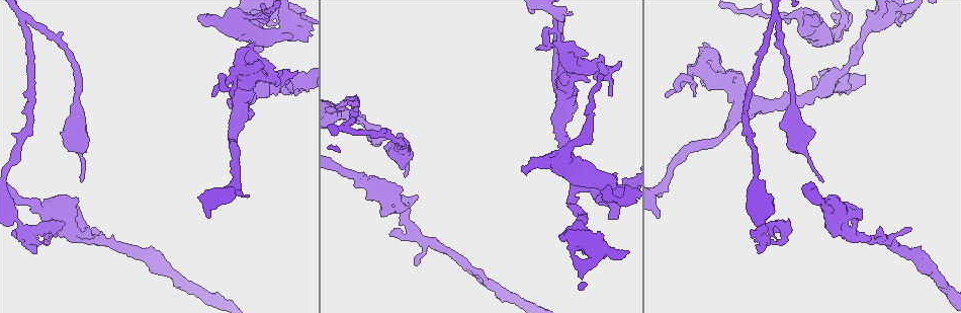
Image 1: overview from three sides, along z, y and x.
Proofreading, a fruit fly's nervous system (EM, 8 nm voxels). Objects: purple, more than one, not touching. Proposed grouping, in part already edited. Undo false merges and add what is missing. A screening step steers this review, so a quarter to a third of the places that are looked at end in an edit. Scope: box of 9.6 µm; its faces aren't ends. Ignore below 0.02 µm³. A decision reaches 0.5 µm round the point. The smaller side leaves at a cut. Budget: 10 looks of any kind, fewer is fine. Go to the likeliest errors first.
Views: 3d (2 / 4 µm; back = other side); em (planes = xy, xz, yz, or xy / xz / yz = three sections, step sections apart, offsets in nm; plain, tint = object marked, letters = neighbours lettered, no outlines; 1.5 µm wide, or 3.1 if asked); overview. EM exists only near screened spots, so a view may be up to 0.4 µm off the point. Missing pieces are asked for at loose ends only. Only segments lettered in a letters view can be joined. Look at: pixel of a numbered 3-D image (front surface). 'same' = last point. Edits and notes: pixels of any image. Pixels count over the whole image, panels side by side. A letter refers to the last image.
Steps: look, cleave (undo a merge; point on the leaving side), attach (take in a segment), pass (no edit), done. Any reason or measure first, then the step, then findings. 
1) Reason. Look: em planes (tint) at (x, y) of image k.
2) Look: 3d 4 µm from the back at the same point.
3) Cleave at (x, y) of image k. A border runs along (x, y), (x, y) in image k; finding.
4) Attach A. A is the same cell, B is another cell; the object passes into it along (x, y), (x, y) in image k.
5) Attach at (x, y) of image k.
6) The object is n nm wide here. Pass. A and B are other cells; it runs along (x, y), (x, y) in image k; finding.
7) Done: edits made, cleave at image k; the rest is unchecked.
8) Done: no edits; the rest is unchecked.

Sharp bend. Look: 3d 4 µm at (835, 33) of image 1.

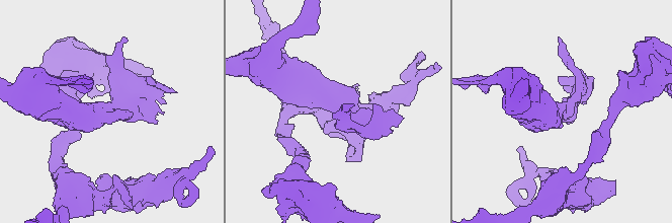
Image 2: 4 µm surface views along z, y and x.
Shape alone is not enough. Look: em xz step 4 (tint) at (568, 111) of image 2.

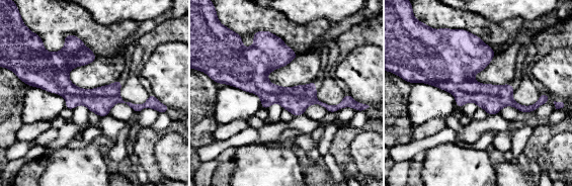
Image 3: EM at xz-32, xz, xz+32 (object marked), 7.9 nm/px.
What lies round it. Look: em xz step 4 (letters) at the same point.

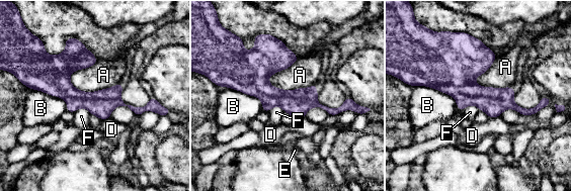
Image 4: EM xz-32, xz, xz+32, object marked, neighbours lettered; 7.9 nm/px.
The object is 220 nm wide here. Pass. A, B, D, E and F are other cells; it runs along (229, 82), (329, 110), (348, 102) in image 4; all the same cell.

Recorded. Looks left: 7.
Tapers out. Look: em planes (letters) at (536, 49) of image 1.

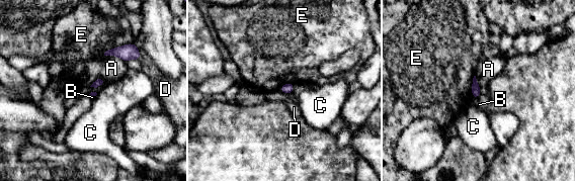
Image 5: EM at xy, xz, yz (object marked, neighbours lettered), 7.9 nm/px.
Pass. A, B, C, D and E are other cells; a border runs along (478, 96), (474, 98) in image 5; no lettered segment goes on from it.

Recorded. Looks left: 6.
Look: em yz step 8 (tint) at (415, 264) of image 1.

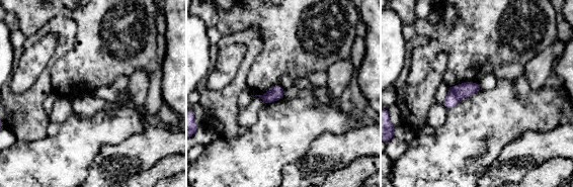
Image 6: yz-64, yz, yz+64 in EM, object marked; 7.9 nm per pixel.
Look: em planes (letters) at the same point.

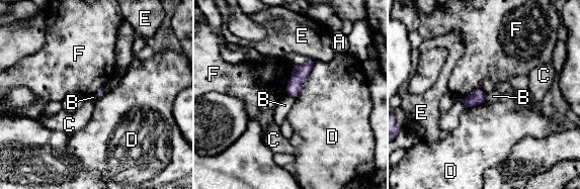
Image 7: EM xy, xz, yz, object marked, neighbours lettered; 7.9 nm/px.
Pass. A, B, C, D, E and F are other cells; no lettered segment goes on from it.

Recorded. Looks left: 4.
Sharp bend. Look: 3d 4 µm at (909, 13) of image 1.

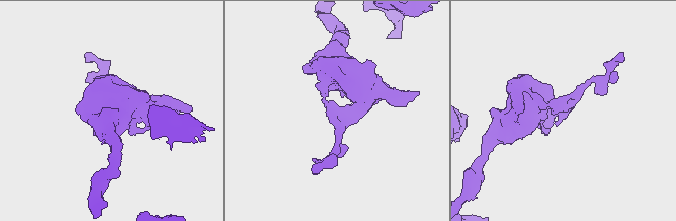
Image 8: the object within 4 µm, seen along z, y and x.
Look: em 3.1 µm planes (tint) at (353, 111) of image 8.

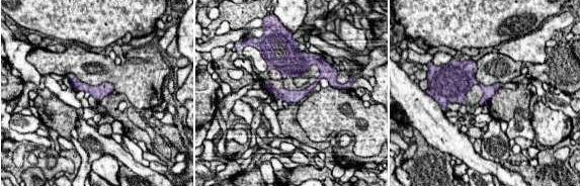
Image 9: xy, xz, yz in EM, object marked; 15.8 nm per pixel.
Look: em 3.1 µm planes (letters) at the same point.

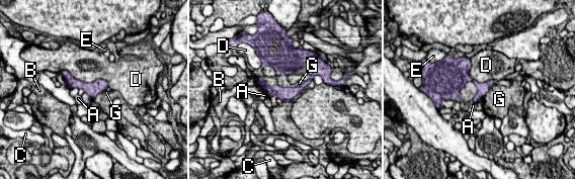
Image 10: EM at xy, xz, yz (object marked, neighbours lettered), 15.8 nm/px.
Pass. A, B, C, D, E and G are other cells; a border runs along (105, 89), (92, 99) in image 10; continuous, no second cell.

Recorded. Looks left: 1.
Done: no edits; the rest is unchecked.

